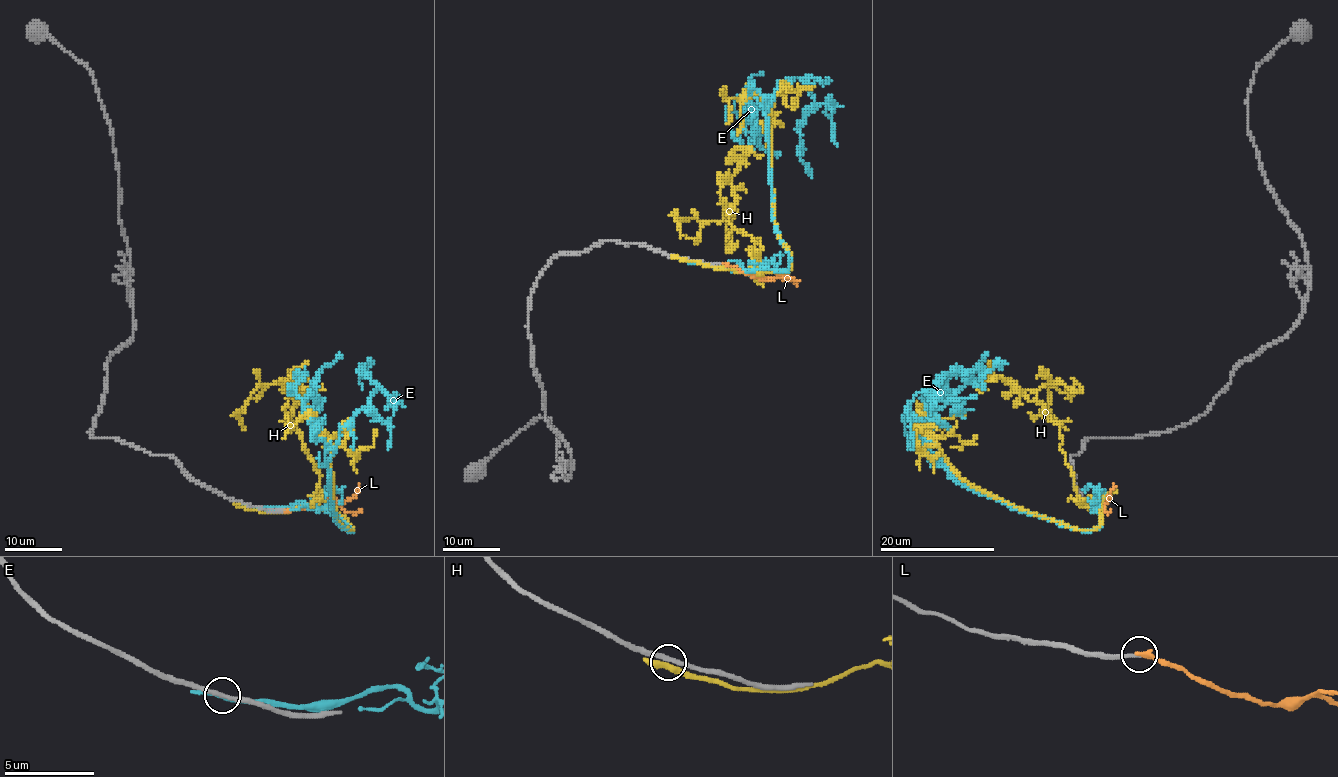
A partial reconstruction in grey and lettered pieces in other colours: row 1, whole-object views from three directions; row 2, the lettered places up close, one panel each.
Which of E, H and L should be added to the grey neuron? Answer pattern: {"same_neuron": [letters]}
{"same_neuron": []}

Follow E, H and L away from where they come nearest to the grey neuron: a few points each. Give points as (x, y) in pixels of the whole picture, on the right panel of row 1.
E: (1090, 504), (1103, 503), (1084, 531), (1010, 509), (964, 487), (911, 428), (921, 391), (951, 371), (1007, 363)
H: (1087, 503), (1094, 511), (1101, 504), (1101, 521), (1081, 530), (968, 484), (925, 427), (928, 413), (915, 401)
L: (1094, 510), (1110, 499), (1107, 503), (1114, 484)

